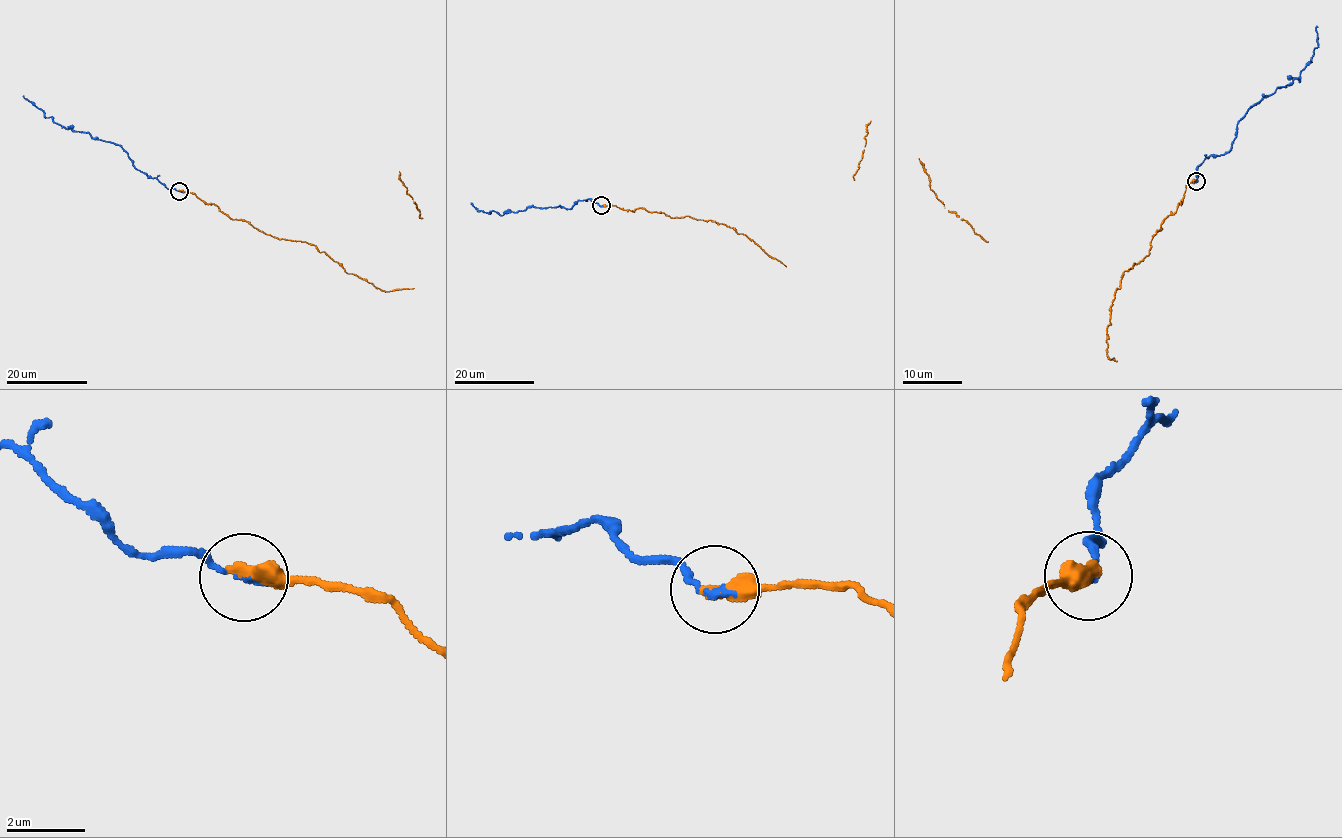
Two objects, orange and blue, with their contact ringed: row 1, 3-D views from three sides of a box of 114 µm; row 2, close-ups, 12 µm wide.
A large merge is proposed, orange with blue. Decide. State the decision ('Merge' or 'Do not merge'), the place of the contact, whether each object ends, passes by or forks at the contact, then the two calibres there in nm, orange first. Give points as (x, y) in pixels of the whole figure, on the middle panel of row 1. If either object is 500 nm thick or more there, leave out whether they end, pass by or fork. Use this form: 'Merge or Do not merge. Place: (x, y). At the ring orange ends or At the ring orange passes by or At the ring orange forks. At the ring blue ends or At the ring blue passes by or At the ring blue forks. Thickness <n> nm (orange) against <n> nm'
Merge. Place: (601, 205). At the ring orange ends. At the ring blue ends. Thickness 480 nm (orange) against 120 nm

